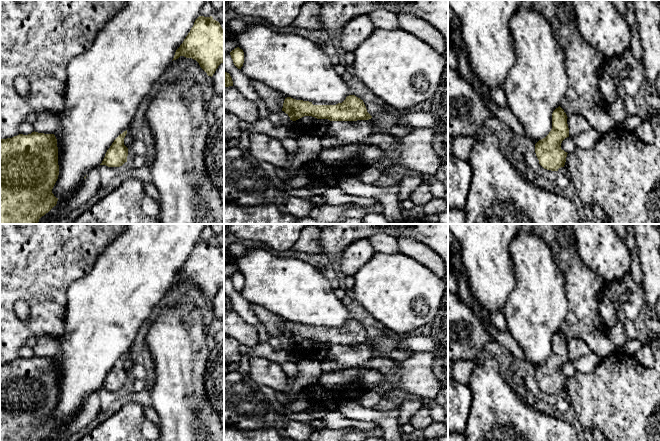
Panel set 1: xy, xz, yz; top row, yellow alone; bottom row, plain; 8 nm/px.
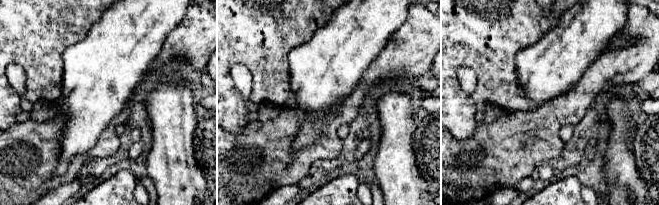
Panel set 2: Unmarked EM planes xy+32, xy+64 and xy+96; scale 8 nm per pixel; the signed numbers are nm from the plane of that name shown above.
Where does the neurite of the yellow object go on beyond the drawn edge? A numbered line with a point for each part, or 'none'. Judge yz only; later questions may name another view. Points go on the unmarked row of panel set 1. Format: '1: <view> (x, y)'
none

